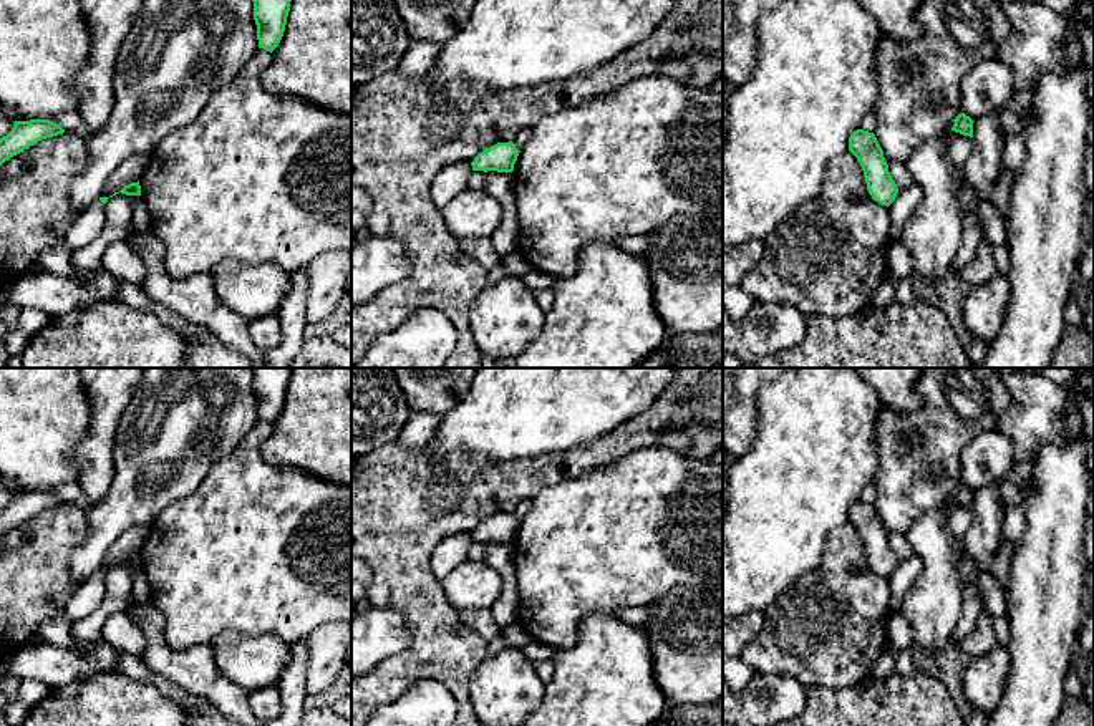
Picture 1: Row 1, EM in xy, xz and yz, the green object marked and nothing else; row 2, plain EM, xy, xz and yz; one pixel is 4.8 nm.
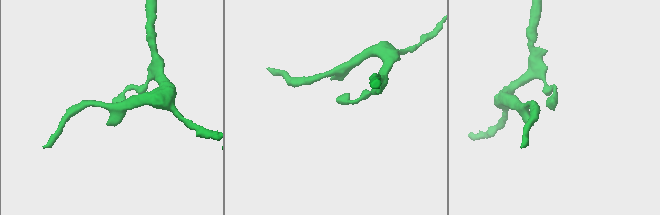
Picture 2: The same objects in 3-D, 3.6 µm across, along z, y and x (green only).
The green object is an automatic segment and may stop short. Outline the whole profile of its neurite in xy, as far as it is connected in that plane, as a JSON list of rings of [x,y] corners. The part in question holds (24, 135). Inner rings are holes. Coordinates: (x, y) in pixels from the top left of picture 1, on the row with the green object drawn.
[[[50,119],[15,121],[12,131],[0,138],[0,166],[38,141],[63,133],[65,129]]]

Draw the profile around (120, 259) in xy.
[[[118,240],[108,245],[103,252],[101,264],[121,282],[141,287],[146,278],[146,264],[128,240]]]

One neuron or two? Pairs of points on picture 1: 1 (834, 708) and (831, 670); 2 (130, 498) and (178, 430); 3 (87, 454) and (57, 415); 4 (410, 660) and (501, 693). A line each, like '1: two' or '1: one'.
1: two
2: one
3: two
4: two

